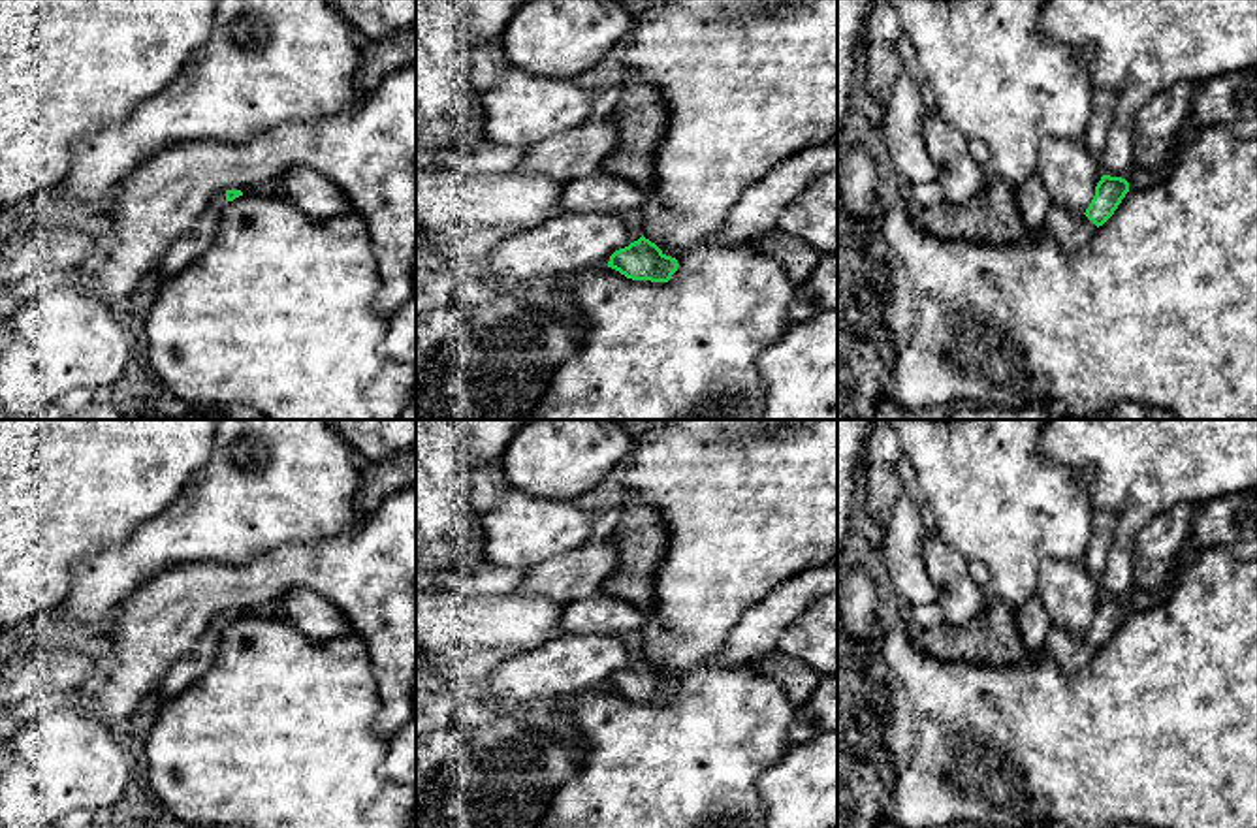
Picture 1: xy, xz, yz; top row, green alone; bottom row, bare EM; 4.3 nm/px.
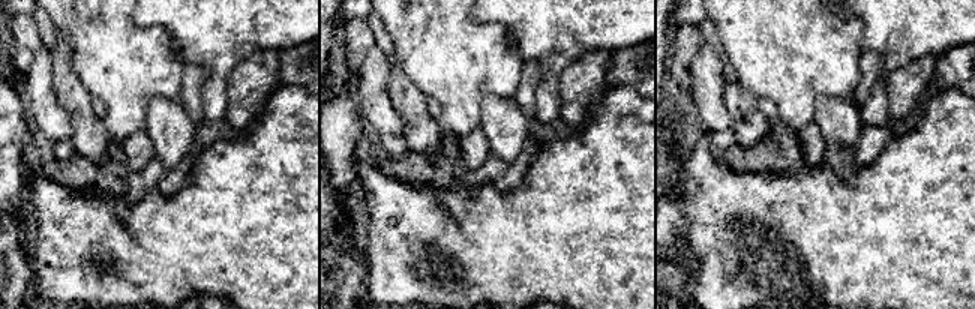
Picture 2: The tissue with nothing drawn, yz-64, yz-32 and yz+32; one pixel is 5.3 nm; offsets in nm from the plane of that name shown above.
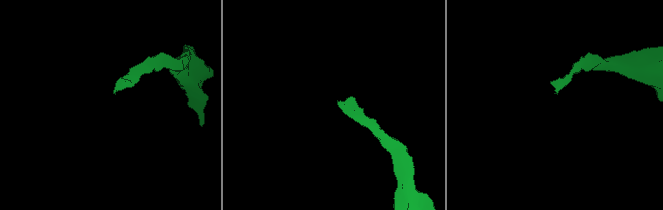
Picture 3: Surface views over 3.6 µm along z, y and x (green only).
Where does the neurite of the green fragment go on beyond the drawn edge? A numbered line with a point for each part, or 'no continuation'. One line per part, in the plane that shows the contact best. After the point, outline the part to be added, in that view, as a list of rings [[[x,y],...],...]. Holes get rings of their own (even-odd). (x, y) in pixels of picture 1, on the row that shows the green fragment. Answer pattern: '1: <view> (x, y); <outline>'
1: yz (1071, 230); [[[1054,203],[1042,228],[1026,237],[1033,241],[1042,235],[1054,235],[1065,250],[1078,250],[1093,237],[1095,230],[1097,226],[1086,215],[1073,215]]]

